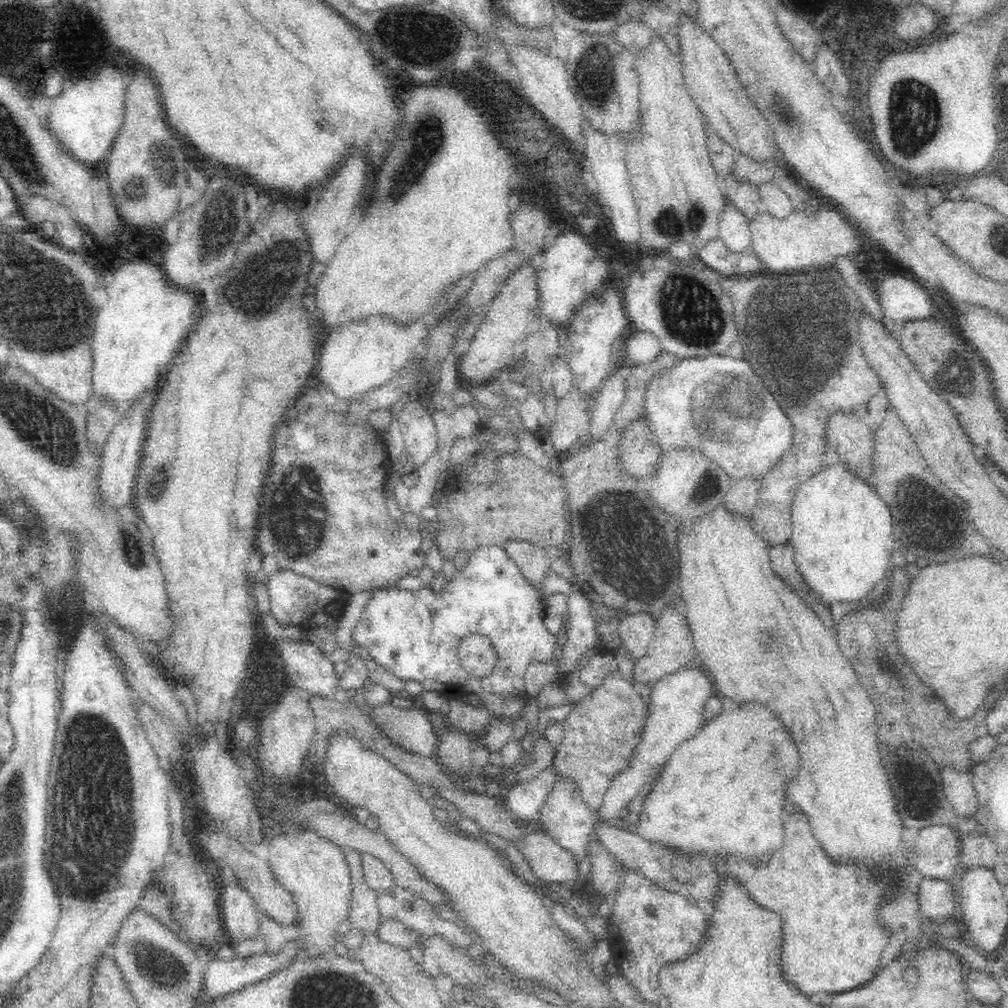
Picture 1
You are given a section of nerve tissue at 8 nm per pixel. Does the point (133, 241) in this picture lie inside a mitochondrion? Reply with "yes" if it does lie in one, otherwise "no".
no

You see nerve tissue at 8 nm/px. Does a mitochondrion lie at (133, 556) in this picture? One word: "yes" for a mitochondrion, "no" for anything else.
yes

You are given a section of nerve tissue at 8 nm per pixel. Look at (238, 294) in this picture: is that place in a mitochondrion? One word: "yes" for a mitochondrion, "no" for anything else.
yes

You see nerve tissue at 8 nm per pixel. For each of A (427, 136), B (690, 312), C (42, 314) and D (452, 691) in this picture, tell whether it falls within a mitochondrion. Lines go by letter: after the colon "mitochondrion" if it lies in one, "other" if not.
A: mitochondrion
B: mitochondrion
C: mitochondrion
D: other

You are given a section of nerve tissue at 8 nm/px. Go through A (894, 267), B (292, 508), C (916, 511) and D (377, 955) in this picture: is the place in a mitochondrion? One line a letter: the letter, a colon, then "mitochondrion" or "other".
A: other
B: mitochondrion
C: mitochondrion
D: other

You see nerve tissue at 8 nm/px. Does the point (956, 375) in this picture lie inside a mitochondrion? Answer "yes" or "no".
yes

